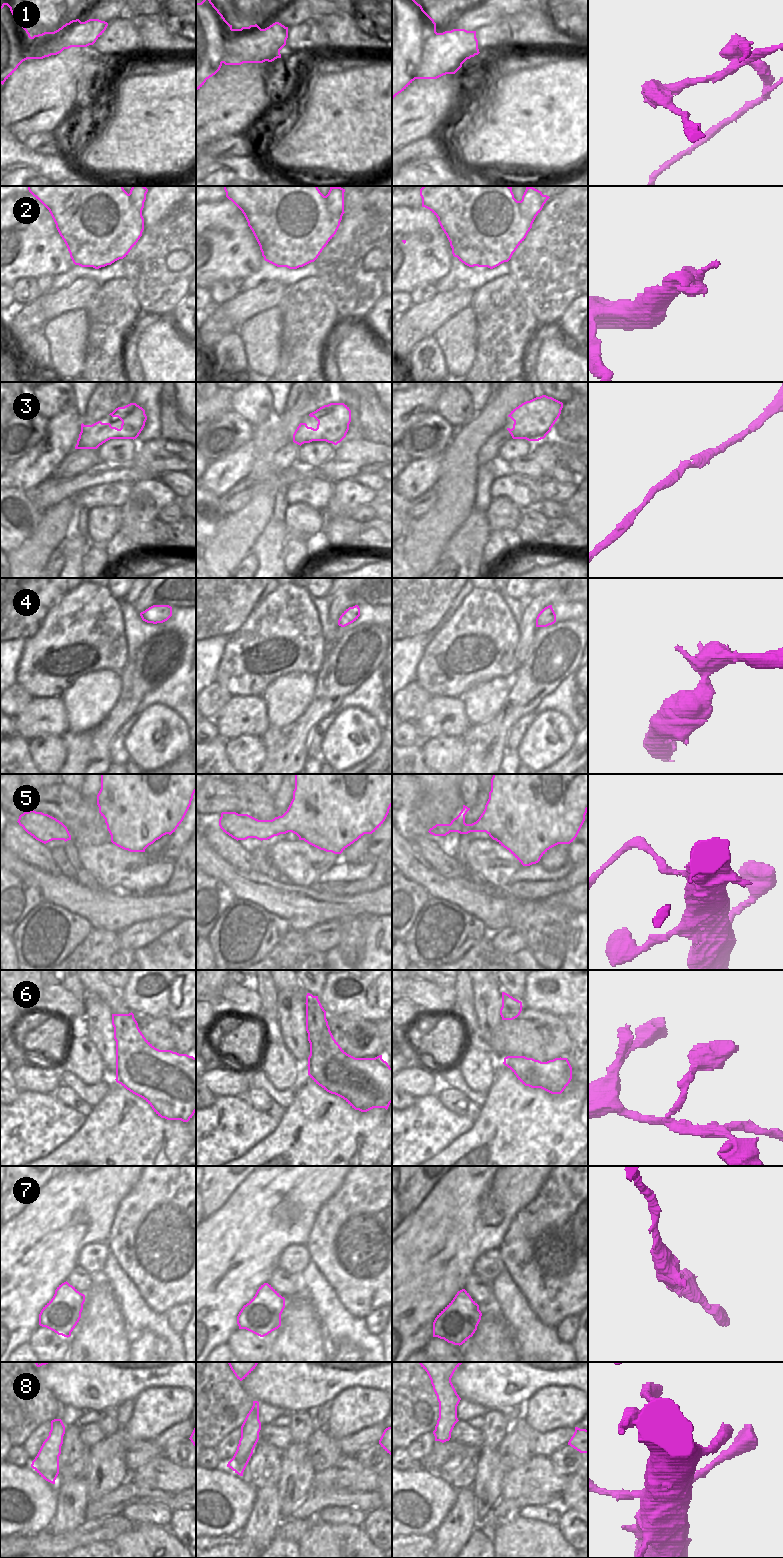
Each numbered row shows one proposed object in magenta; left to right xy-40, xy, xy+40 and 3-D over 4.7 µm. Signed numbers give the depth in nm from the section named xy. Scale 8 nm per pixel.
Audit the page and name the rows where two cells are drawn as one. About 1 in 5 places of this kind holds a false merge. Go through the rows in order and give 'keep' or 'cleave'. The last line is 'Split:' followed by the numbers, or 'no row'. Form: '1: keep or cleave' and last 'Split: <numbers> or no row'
1: cleave
2: cleave
3: keep
4: keep
5: keep
6: keep
7: keep
8: keep
Split: 1, 2

